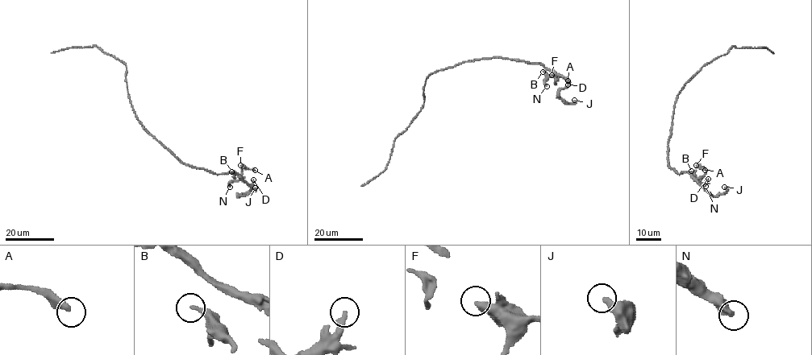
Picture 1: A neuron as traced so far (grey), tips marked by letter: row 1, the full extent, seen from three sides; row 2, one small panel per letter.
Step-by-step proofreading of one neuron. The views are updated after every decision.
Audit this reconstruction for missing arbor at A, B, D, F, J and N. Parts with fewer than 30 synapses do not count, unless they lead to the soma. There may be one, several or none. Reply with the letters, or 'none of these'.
none of these

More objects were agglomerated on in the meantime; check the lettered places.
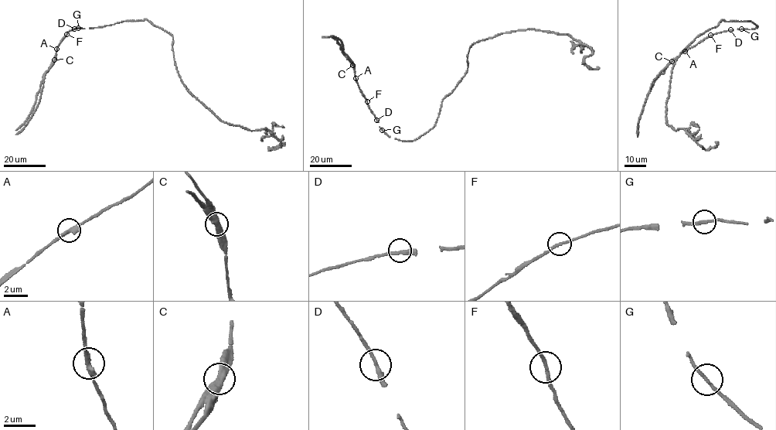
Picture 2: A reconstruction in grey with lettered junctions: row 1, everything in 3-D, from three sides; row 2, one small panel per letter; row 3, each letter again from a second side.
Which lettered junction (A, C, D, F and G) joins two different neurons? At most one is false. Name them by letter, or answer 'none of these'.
C

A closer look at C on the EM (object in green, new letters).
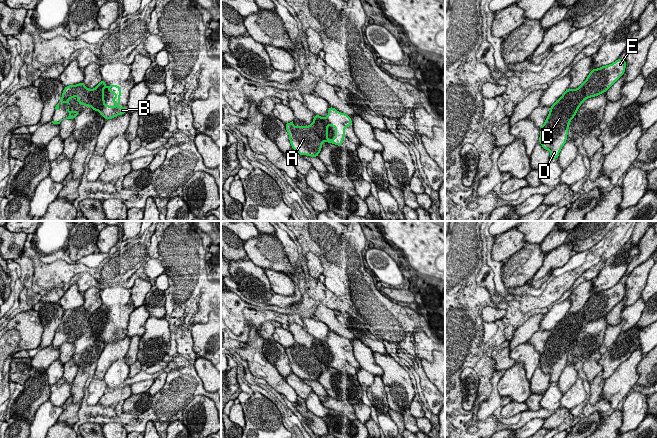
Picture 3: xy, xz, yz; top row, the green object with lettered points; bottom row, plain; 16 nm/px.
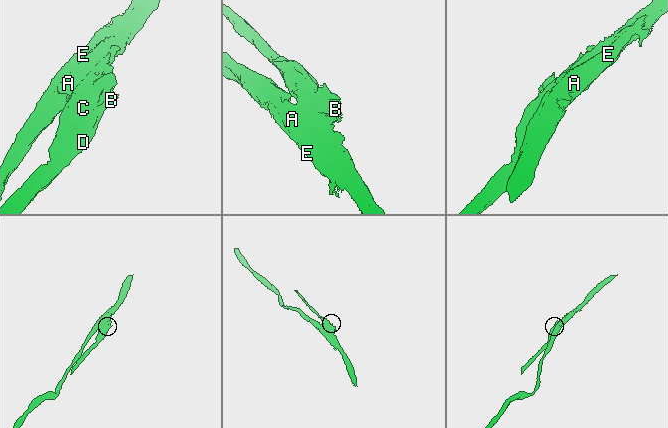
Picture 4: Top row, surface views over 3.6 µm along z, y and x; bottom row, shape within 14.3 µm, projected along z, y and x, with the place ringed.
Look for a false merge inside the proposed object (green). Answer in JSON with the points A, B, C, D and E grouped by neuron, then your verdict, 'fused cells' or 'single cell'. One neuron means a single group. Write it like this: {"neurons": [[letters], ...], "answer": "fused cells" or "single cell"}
{"neurons": [["A", "E"], ["B", "C", "D"]], "answer": "fused cells"}

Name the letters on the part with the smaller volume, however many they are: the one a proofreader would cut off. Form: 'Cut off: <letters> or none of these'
Cut off: B, C, D

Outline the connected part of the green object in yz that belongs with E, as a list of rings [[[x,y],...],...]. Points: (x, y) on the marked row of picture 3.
[[[617,59],[612,64],[602,66],[597,69],[592,69],[586,80],[577,89],[567,89],[569,91],[580,91],[581,92],[581,104],[588,98],[598,96],[605,93],[620,77],[625,73],[626,62],[625,59]]]

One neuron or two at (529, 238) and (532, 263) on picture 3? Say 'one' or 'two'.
two

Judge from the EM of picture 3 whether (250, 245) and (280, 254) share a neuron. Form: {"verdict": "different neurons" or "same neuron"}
{"verdict": "same neuron"}

